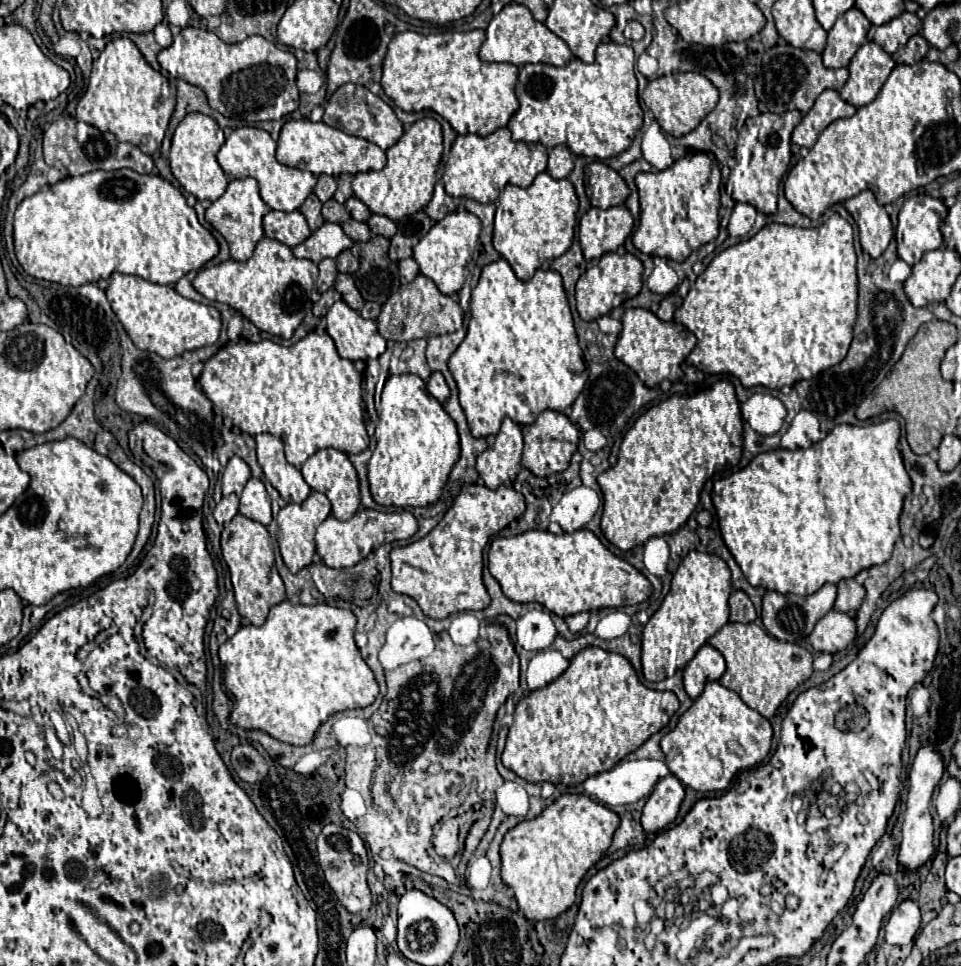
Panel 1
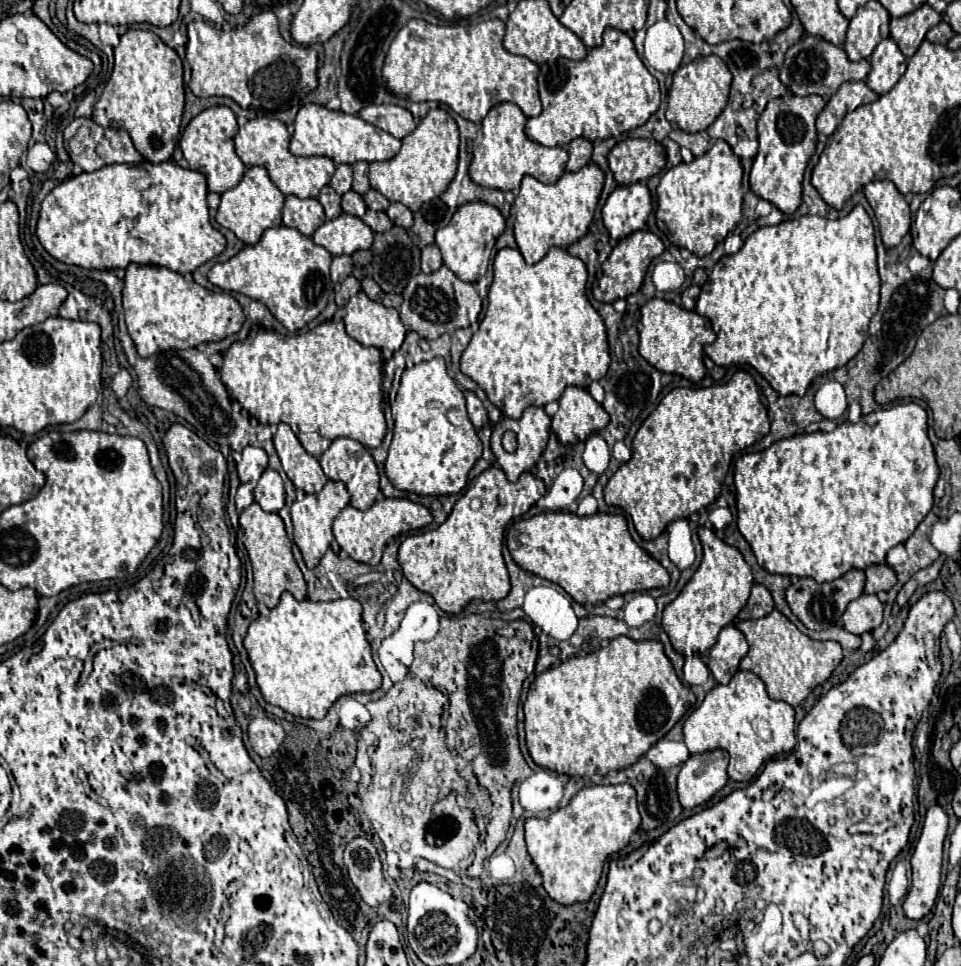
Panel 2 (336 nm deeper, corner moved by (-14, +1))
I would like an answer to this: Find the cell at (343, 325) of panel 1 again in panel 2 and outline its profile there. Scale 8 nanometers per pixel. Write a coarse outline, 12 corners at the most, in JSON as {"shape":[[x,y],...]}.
{"shape":[[362,290],[344,324],[362,346],[396,352],[406,336],[398,310]]}

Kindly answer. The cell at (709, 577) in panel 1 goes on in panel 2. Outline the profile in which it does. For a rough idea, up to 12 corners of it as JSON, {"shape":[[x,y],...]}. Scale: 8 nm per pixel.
{"shape":[[698,528],[704,558],[662,628],[706,656],[754,584],[742,554]]}

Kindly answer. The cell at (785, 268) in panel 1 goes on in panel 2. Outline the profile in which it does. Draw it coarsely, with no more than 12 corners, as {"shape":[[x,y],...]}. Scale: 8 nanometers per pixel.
{"shape":[[862,206],[758,228],[696,312],[706,354],[804,396],[878,310]]}

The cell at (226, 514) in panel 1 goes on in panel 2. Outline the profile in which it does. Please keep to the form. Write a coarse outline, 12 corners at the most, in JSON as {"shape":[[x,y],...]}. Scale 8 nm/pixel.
{"shape":[[240,484],[236,492],[238,512],[246,510],[252,502],[252,484]]}

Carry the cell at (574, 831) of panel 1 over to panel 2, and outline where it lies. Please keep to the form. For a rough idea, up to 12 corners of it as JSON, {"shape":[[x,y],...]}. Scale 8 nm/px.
{"shape":[[630,784],[582,788],[526,818],[548,896],[590,900],[638,826]]}

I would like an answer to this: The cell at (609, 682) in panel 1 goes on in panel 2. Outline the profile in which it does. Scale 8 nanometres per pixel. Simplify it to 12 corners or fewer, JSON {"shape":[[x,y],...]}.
{"shape":[[658,640],[536,676],[526,746],[602,778],[694,704]]}

